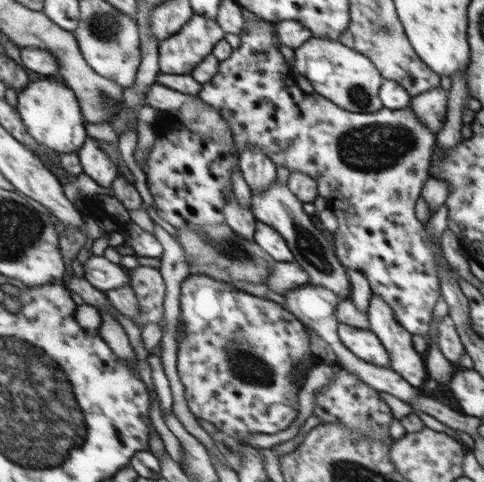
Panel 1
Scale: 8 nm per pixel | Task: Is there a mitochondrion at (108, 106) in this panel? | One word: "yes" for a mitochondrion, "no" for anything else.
yes

